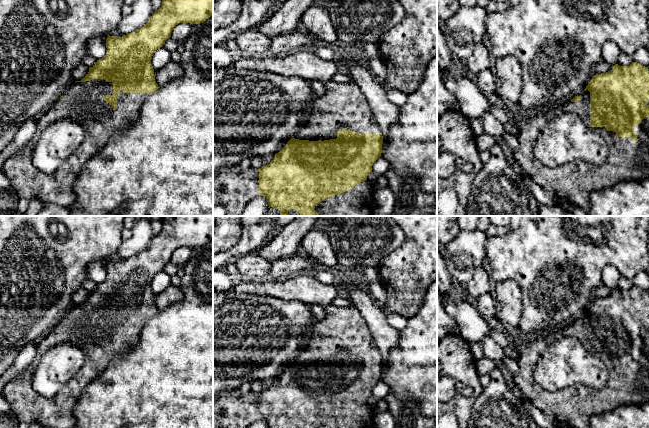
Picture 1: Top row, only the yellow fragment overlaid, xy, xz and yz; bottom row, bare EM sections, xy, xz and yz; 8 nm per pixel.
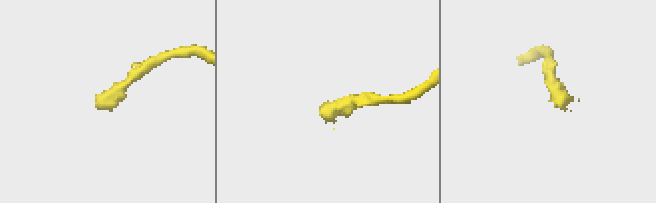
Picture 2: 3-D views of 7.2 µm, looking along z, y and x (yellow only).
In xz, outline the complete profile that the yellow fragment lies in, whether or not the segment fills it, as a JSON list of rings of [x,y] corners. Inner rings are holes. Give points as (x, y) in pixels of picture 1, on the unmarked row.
[[[329,305],[325,308],[326,316],[323,320],[314,320],[310,328],[311,338],[305,349],[299,354],[287,368],[275,378],[273,385],[259,393],[248,392],[239,394],[235,391],[225,391],[213,395],[213,428],[248,428],[257,420],[264,420],[268,428],[374,428],[373,416],[376,413],[374,407],[367,406],[367,400],[372,395],[373,387],[381,380],[383,360],[374,342],[370,329],[362,317],[360,311],[353,305],[350,307],[337,307]]]

